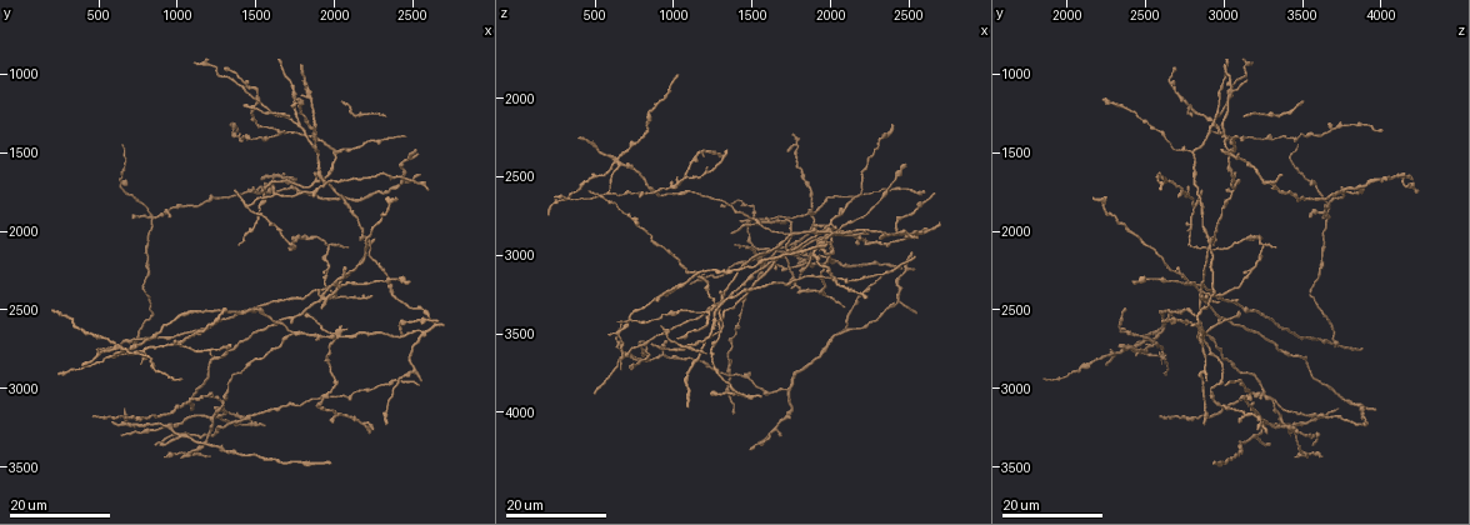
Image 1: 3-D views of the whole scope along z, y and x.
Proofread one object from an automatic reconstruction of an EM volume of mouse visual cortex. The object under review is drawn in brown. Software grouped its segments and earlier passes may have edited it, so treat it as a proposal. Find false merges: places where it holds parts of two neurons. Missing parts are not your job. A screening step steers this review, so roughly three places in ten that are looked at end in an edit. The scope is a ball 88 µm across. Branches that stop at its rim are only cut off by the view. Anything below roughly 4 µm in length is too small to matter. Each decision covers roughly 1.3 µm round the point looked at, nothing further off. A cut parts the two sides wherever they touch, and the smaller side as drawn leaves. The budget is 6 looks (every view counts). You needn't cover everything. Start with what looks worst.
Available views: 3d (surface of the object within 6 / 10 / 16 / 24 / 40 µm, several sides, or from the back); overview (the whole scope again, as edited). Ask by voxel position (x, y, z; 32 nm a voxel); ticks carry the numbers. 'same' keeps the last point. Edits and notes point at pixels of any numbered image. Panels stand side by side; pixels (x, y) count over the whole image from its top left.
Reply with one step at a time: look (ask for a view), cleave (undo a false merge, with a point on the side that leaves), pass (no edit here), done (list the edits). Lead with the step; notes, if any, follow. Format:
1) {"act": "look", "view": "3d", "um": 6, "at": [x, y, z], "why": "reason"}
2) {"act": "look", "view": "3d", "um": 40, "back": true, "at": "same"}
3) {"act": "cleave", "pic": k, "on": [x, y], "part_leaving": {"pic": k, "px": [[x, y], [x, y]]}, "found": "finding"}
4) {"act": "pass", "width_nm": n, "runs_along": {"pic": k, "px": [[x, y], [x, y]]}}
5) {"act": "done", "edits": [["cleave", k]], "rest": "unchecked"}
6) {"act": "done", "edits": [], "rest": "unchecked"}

{"act": "look", "view": "3d", "um": 16, "at": [2220, 2100, 2920], "why": "looks like a crossing"}

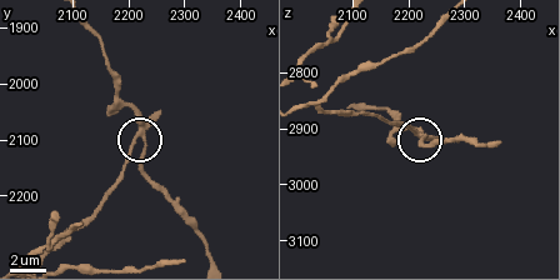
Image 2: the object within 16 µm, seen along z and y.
{"act": "look", "view": "3d", "um": 6, "at": [2225, 2095, 2915]}

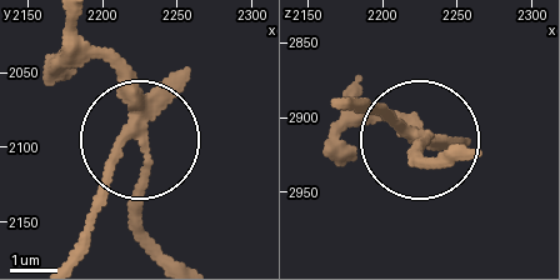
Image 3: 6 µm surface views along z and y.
{"act": "cleave", "pic": 3, "on": [105, 180], "arms": 4, "part_leaving": {"pic": 3, "px": [[144, 115], [80, 254]]}, "found": "two neurons meet here"}

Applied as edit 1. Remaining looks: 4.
{"act": "look", "view": "3d", "um": 24, "at": [1020, 3340, 3200], "why": "three arms meet"}

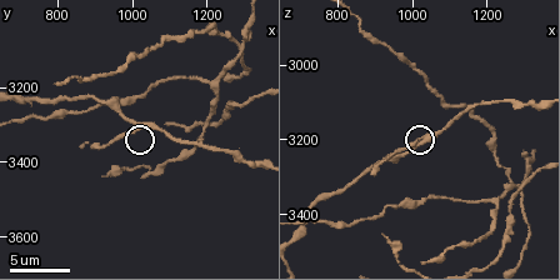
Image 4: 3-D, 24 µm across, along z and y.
{"act": "look", "view": "3d", "um": 6, "at": [1000, 3320, 3210]}

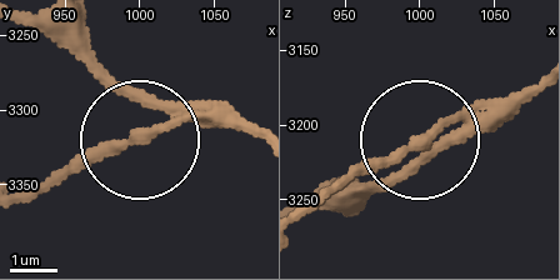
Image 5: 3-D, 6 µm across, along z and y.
{"act": "pass", "side_arm_um": 5, "found": "all the same neuron"}

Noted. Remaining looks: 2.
{"act": "look", "view": "3d", "um": 24, "at": [840, 1920, 3660]}

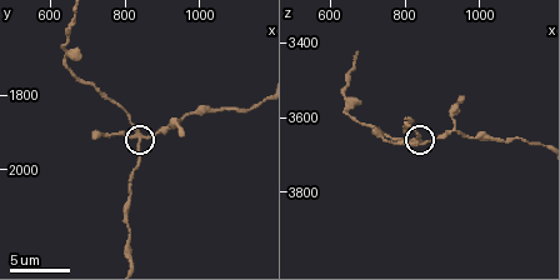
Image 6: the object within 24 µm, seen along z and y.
{"act": "look", "view": "3d", "um": 6, "at": "same", "why": "closer look"}

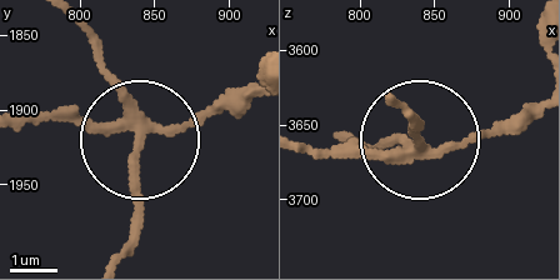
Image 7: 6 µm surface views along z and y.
{"act": "cleave", "pic": 7, "on": [130, 184], "width_nm": 240, "part_leaving": {"pic": 7, "px": [[134, 125], [134, 229], [121, 253]]}, "found": "two neurons meet here"}

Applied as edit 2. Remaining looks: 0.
{"act": "done", "edits": [["cleave", 3], ["cleave", 7]], "rest": "unchecked"}

